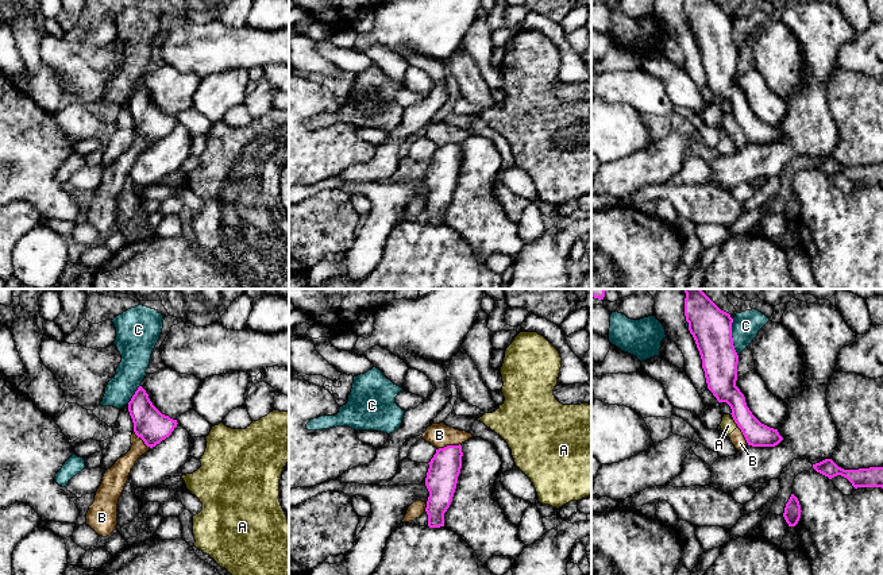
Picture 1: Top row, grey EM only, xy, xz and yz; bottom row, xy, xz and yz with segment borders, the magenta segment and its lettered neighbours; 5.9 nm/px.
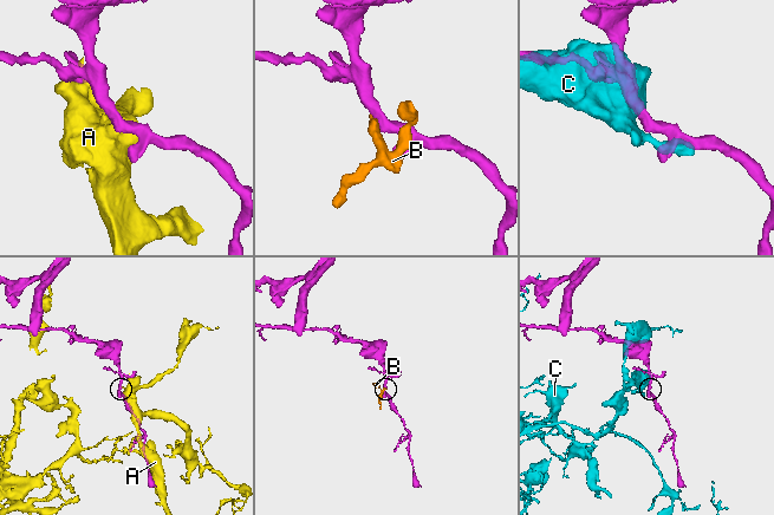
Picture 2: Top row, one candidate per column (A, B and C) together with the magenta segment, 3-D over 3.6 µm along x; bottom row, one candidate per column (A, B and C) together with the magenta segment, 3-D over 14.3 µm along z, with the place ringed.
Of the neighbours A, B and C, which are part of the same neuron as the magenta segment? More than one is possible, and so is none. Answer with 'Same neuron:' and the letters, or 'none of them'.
Same neuron: none of them

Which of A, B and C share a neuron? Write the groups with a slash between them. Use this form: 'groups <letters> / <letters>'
groups A B / C

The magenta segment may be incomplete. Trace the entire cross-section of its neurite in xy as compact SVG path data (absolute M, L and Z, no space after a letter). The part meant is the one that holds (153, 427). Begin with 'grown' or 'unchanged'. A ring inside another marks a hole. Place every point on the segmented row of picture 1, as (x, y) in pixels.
unchanged; M139 386L131 401L128 412L134 422L134 432L150 448L169 437L177 427L177 420L162 414L150 401L146 390Z

